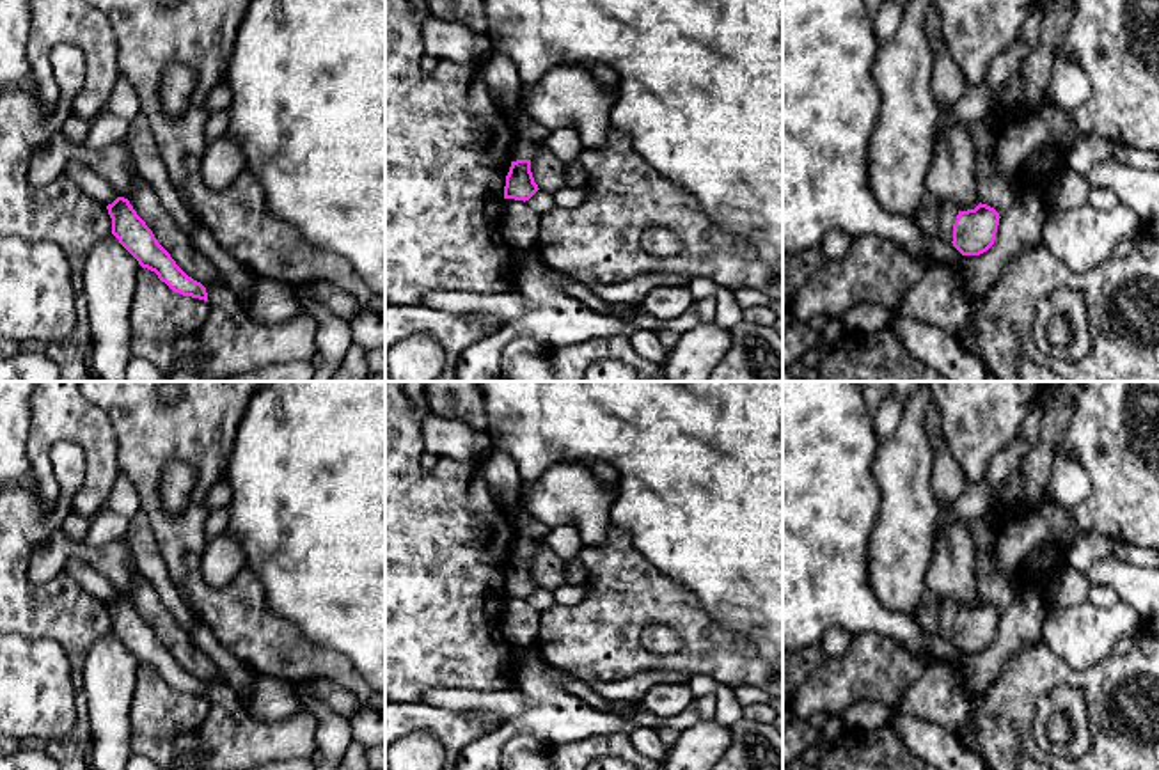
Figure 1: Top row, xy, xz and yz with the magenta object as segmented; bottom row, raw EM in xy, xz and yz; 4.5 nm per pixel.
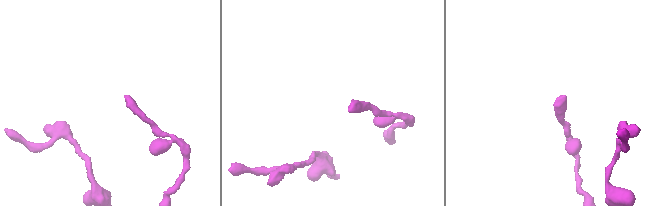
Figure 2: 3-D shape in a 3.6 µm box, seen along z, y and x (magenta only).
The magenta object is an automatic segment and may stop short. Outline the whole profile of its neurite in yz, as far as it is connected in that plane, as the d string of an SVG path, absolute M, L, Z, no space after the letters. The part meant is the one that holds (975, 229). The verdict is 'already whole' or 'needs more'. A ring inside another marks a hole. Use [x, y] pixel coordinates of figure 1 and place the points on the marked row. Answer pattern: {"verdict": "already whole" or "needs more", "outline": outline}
{"verdict": "already whole", "outline": "M982 202L974 209L958 211L953 224L953 247L962 255L987 252L994 245L999 218L994 208Z"}

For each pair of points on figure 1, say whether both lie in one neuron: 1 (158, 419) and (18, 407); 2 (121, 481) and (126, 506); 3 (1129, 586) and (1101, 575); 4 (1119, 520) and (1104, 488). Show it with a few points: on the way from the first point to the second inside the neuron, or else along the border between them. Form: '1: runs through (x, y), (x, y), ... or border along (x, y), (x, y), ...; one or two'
1: border along (32, 400), (32, 419), (25, 449); two
2: runs through (123, 487), (125, 501); one
3: runs through (1122, 579), (1108, 575); one
4: runs through (1119, 513), (1119, 502), (1111, 495); one

